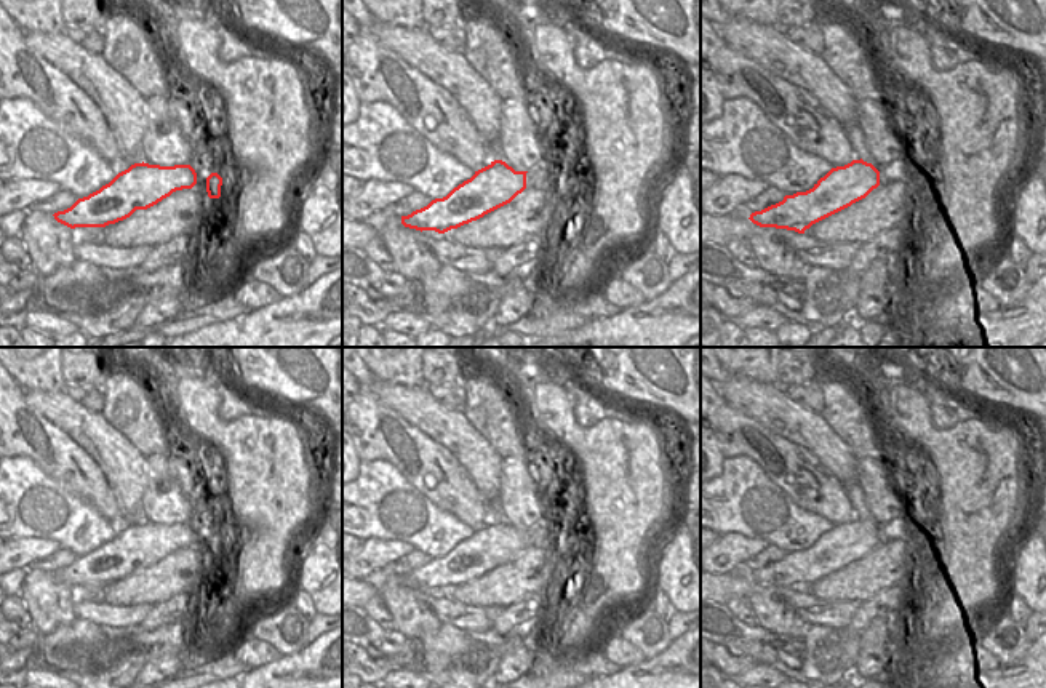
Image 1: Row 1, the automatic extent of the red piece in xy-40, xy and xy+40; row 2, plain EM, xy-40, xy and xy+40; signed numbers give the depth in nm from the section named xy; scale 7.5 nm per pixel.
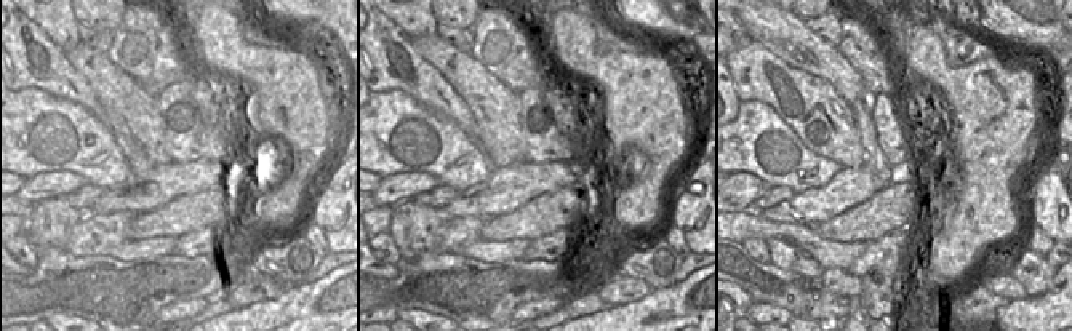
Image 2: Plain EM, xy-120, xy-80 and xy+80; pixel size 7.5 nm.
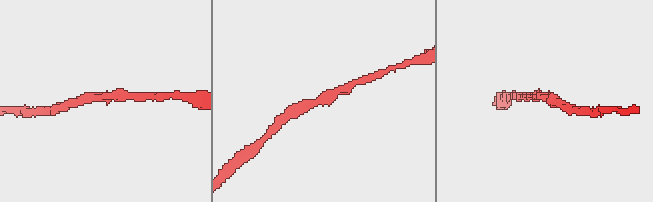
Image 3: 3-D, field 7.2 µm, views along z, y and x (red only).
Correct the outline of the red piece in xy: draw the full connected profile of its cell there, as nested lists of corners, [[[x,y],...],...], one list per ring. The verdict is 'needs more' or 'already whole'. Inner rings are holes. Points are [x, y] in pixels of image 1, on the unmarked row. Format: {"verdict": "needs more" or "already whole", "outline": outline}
{"verdict": "already whole", "outline": [[[502,518],[488,525],[454,546],[446,555],[432,558],[427,565],[401,574],[401,582],[416,589],[445,592],[510,562],[526,547],[526,531],[515,530]]]}

